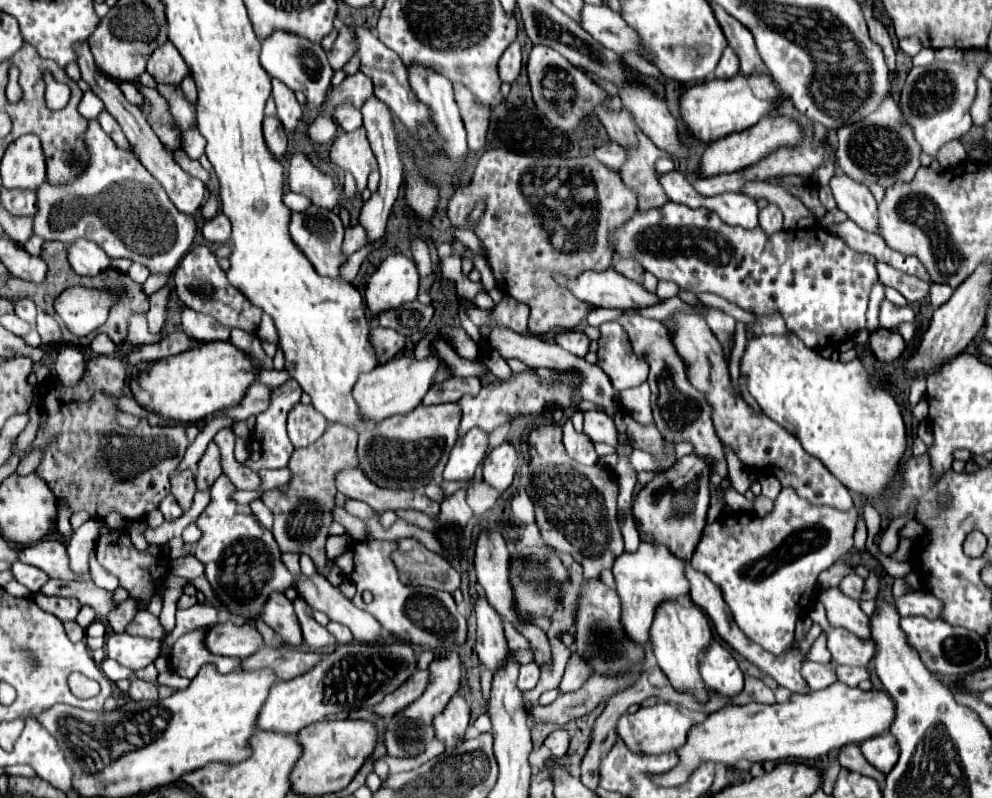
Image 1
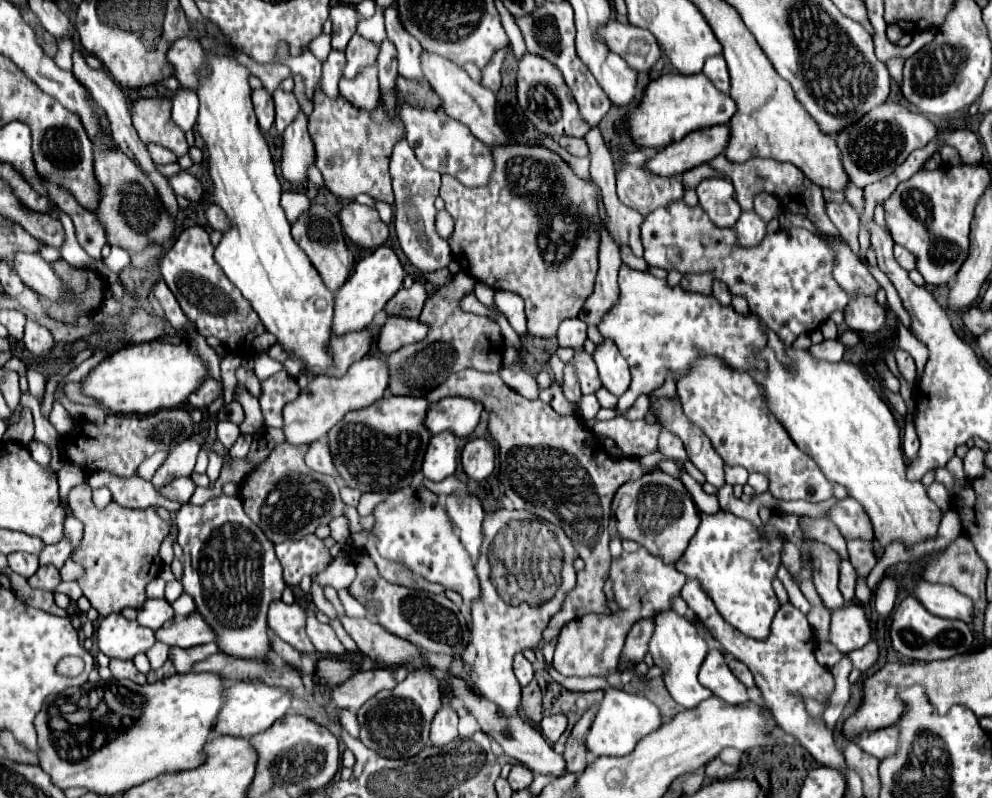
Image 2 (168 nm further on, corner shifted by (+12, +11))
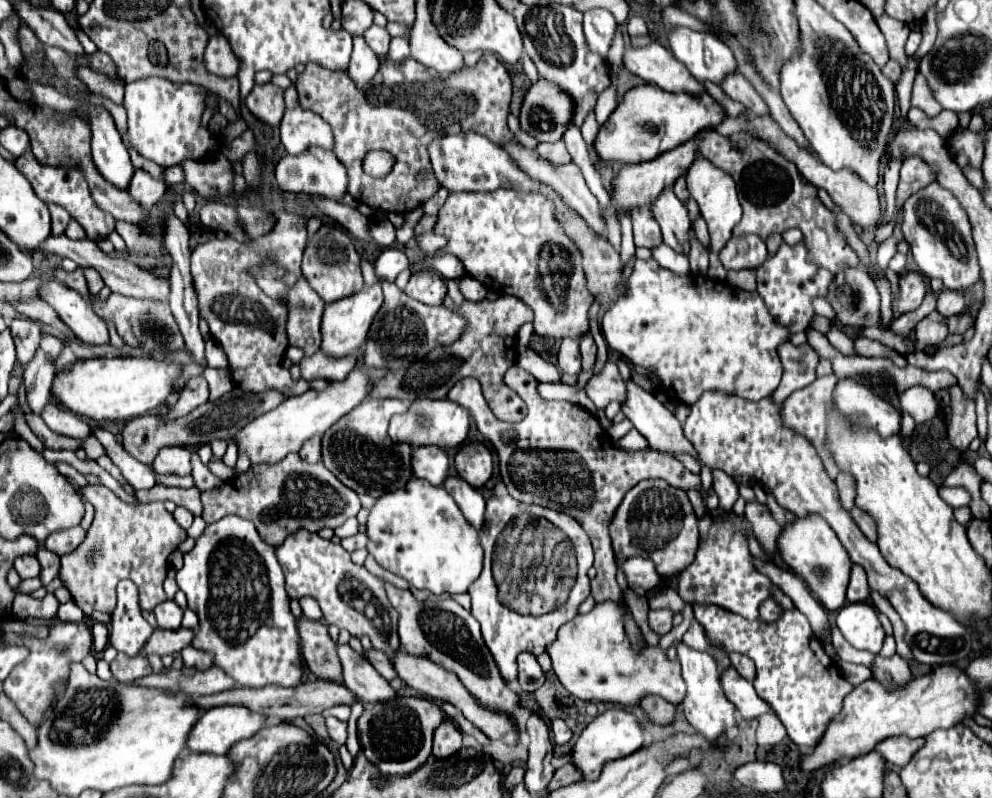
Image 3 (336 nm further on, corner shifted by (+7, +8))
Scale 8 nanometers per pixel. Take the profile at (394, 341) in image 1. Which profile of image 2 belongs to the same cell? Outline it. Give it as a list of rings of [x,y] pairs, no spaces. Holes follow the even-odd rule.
[[[368,329],[346,333],[332,339],[332,353],[336,353],[336,369],[332,369],[332,377],[342,377],[348,367],[360,361],[372,347],[374,335]]]

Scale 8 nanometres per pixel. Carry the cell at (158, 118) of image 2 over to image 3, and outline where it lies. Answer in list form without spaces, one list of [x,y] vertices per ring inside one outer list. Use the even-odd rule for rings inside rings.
[[[141,78],[125,84],[127,132],[121,136],[125,148],[137,150],[143,158],[159,166],[173,166],[185,160],[205,160],[221,148],[221,138],[207,126],[201,126],[207,92],[195,84],[177,84],[167,78]]]

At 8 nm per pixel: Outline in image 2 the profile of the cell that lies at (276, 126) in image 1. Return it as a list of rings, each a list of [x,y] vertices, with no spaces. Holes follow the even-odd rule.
[[[256,89],[252,91],[252,103],[254,103],[254,113],[258,117],[258,125],[262,131],[268,131],[274,123],[274,105],[272,105],[272,95],[266,89]]]

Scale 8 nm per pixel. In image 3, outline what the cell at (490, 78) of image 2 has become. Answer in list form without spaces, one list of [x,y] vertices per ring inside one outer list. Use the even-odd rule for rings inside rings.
[[[483,54],[473,68],[463,66],[449,74],[431,70],[413,58],[389,62],[387,56],[379,56],[379,62],[377,74],[363,88],[357,88],[345,70],[329,70],[317,62],[307,64],[295,82],[301,108],[319,114],[331,124],[337,144],[335,154],[347,168],[349,194],[357,202],[397,214],[407,214],[423,206],[439,190],[427,146],[445,134],[471,130],[499,146],[517,140],[507,126],[511,78],[493,54]],[[397,100],[419,100],[421,120],[409,108],[399,106]],[[369,150],[387,150],[397,158],[387,178],[373,180],[363,172],[361,160]],[[419,172],[427,176],[419,178]]]

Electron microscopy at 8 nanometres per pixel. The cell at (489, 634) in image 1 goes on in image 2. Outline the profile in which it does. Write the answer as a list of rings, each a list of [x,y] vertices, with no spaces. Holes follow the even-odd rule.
[[[406,487],[398,493],[392,493],[374,509],[374,517],[374,533],[378,537],[378,553],[382,557],[404,563],[428,581],[440,583],[446,589],[460,593],[464,601],[472,603],[482,597],[480,581],[474,563],[468,557],[468,551],[464,549],[464,545],[460,545],[460,539],[456,537],[450,517],[440,505],[440,499],[426,487]]]

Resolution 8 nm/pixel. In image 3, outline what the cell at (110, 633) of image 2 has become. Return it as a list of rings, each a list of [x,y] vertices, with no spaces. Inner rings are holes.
[[[121,580],[117,586],[117,608],[111,614],[111,634],[109,642],[119,652],[135,656],[143,650],[153,628],[141,616],[139,592],[131,580]]]

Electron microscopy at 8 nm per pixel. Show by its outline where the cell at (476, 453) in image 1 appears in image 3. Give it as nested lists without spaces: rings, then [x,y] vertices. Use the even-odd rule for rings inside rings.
[[[437,446],[415,448],[411,454],[411,468],[413,476],[429,480],[435,486],[441,486],[443,480],[447,478],[447,468],[449,468],[447,452]]]

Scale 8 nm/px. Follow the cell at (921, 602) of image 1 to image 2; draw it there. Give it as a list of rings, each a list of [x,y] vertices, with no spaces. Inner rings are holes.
[[[918,581],[912,589],[912,595],[938,617],[972,623],[972,601],[966,595],[958,593],[952,585]]]

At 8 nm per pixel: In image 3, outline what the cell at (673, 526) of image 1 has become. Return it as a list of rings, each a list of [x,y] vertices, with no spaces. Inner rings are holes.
[[[643,480],[633,486],[619,504],[609,534],[613,540],[613,552],[621,564],[625,558],[641,556],[655,562],[661,576],[675,576],[695,560],[699,548],[697,518],[687,494],[663,480]]]

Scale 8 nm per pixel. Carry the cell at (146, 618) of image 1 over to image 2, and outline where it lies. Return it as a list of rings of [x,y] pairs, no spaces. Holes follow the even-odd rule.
[[[146,599],[144,607],[138,609],[136,621],[152,631],[158,631],[168,619],[174,617],[174,609],[166,599]]]

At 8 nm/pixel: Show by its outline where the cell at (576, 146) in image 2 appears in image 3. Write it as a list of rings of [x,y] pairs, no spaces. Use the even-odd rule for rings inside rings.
[[[563,140],[553,142],[553,144],[547,144],[547,142],[537,144],[533,150],[535,150],[543,160],[547,160],[547,162],[551,162],[551,164],[567,164],[567,162],[571,162],[571,156],[569,156],[569,152],[567,152]]]

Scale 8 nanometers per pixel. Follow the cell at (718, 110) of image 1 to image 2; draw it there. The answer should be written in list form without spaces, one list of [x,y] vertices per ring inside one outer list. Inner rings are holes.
[[[670,73],[654,79],[644,93],[644,99],[638,109],[634,109],[628,117],[628,129],[634,141],[642,147],[666,147],[670,143],[680,141],[690,131],[714,127],[728,123],[736,113],[736,103],[728,93],[722,93],[714,87],[714,83],[704,75],[680,75]]]

